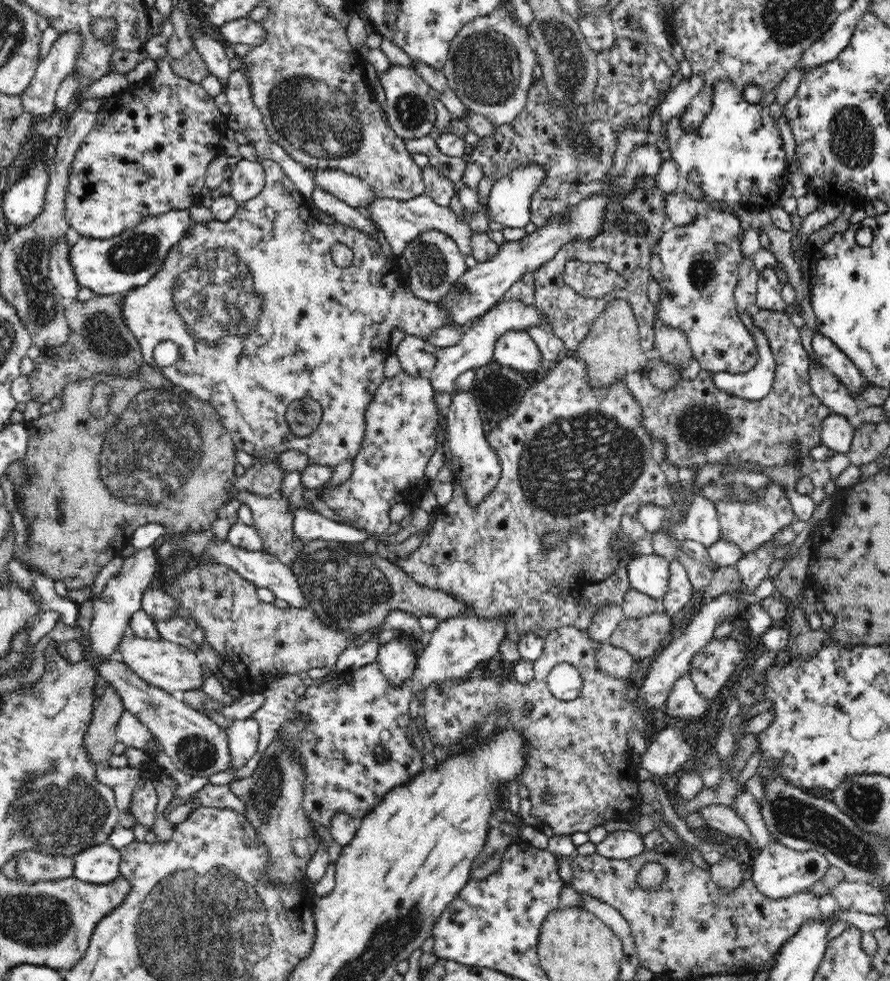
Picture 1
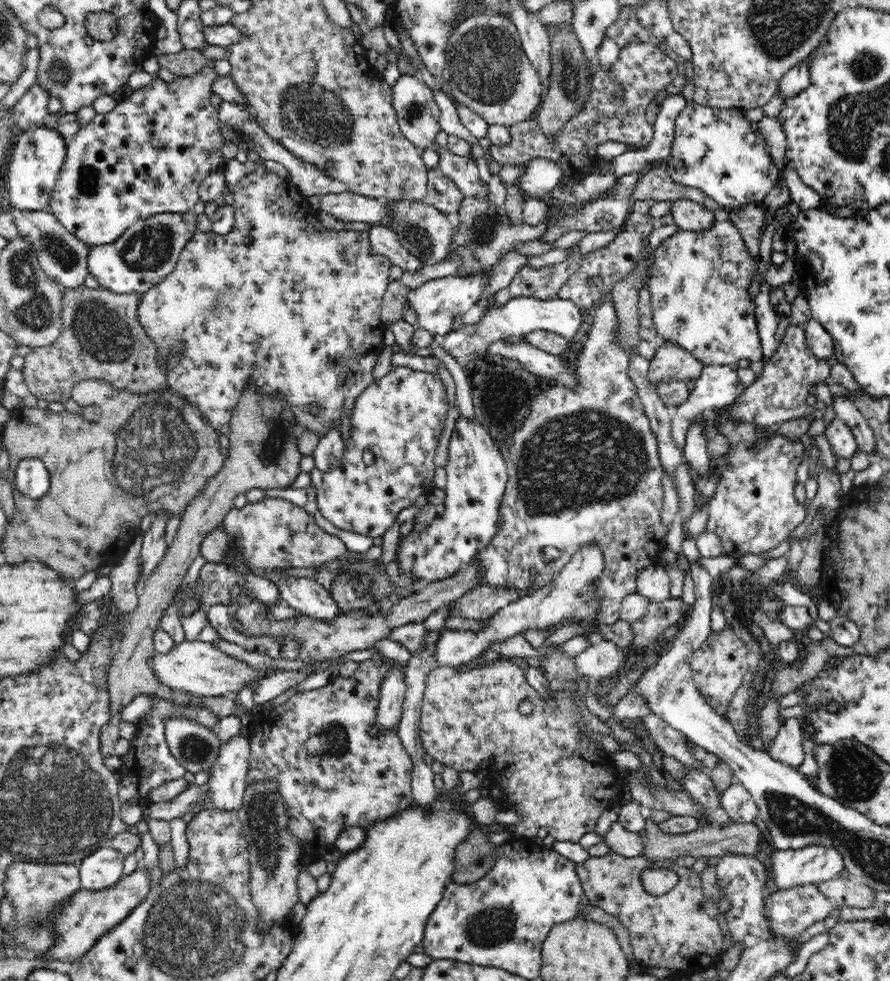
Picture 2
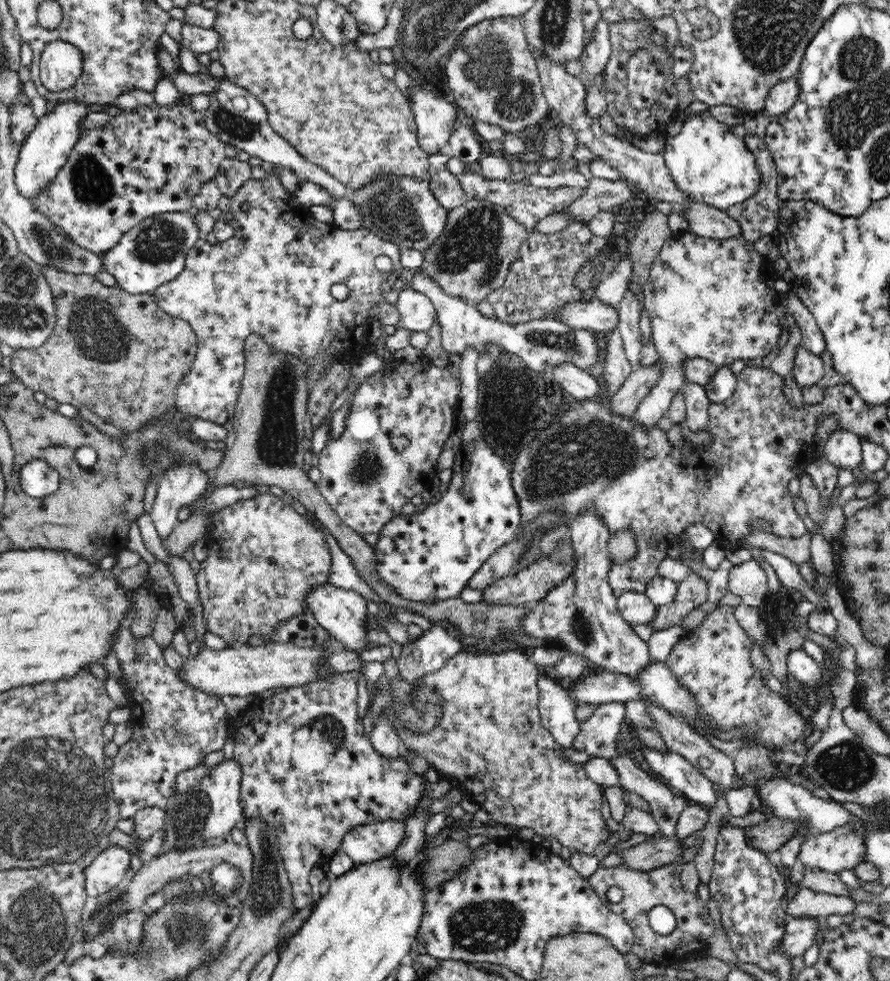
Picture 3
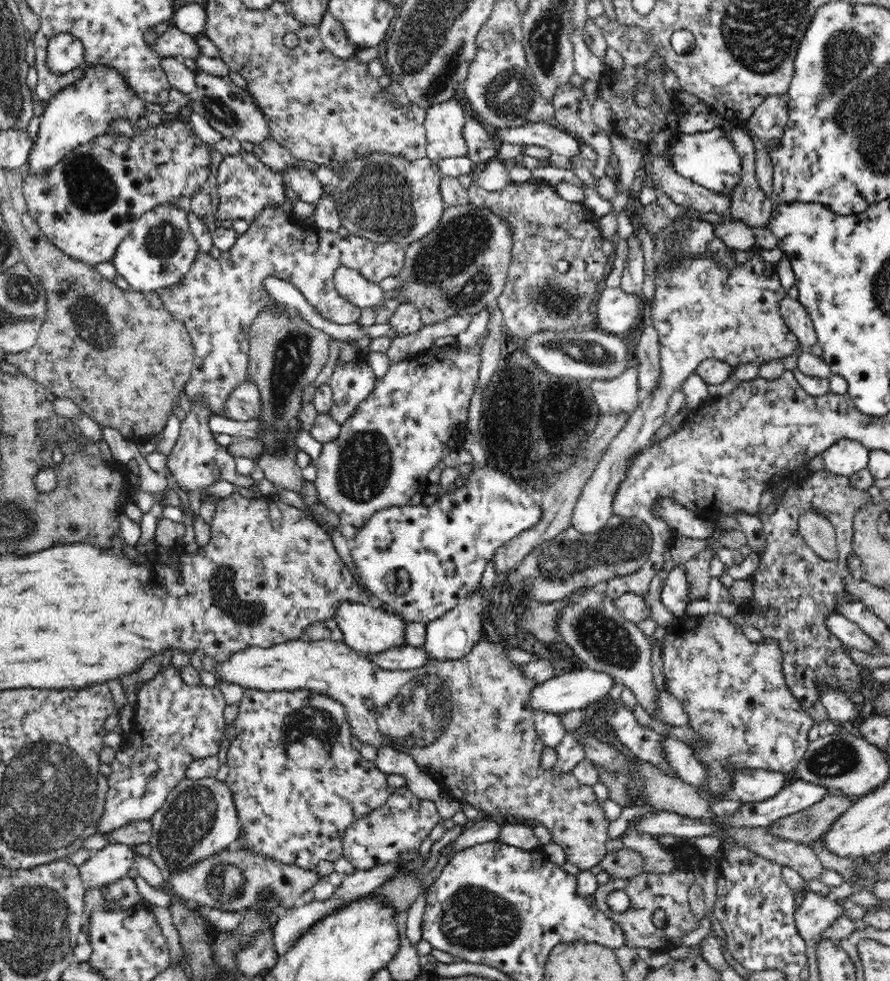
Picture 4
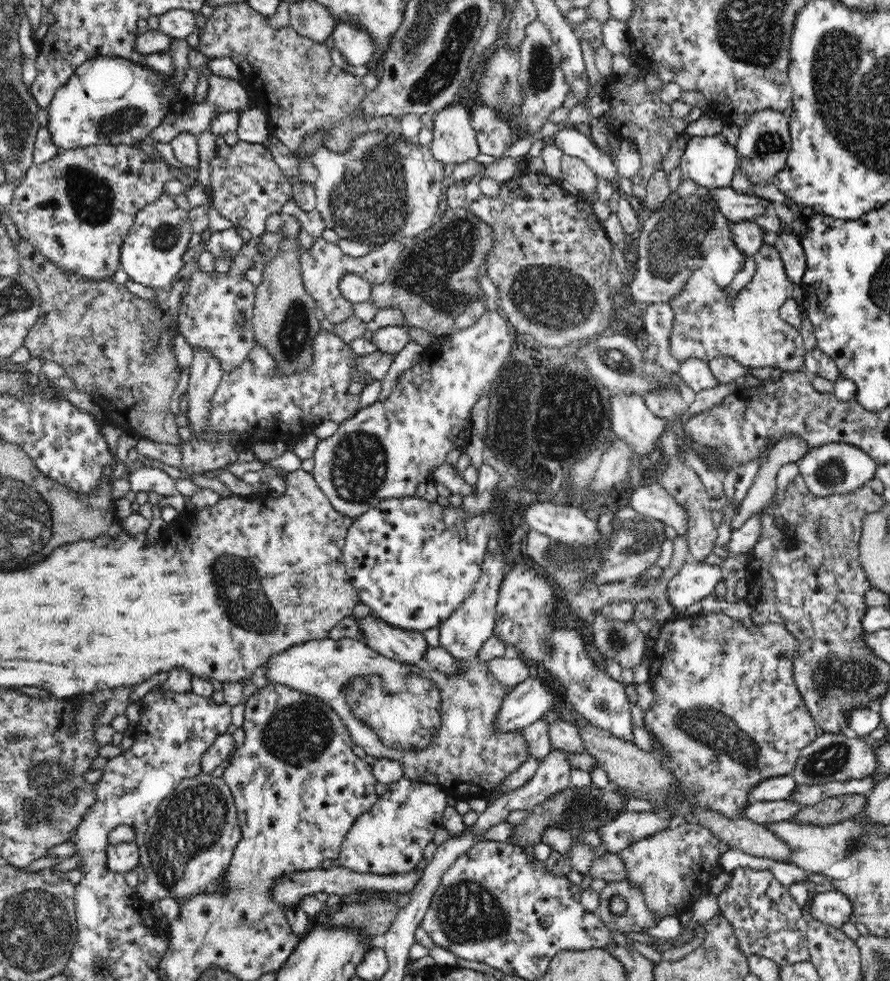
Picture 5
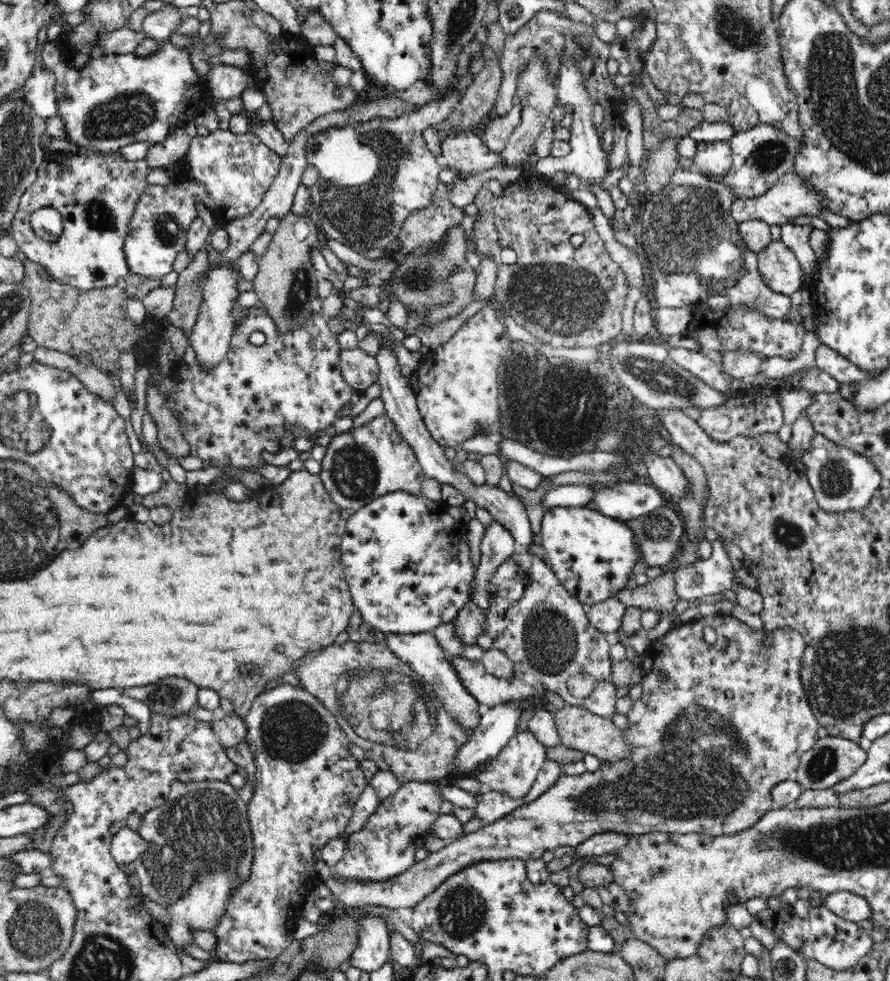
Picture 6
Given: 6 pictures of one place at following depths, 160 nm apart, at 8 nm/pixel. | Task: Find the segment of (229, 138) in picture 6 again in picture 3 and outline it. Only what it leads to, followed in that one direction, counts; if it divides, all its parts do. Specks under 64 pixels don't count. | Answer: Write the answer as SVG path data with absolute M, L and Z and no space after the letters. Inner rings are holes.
M224 158L218 166L218 172L213 180L218 184L222 195L234 196L242 184L252 179L252 167L248 161L240 161L238 158ZM187 211L146 218L103 254L104 271L114 276L117 287L130 294L152 294L184 271L186 255L200 238L200 229Z

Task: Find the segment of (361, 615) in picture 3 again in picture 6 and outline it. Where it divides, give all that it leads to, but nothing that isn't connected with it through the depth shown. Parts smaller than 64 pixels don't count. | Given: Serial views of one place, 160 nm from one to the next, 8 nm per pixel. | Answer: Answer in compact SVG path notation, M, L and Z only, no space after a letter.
M422 632L418 634L385 633L385 643L388 648L402 661L405 662L414 674L434 690L435 697L442 702L443 708L455 719L457 726L470 733L476 732L482 716L479 714L478 701L468 694L452 666L450 657L445 655L434 633Z

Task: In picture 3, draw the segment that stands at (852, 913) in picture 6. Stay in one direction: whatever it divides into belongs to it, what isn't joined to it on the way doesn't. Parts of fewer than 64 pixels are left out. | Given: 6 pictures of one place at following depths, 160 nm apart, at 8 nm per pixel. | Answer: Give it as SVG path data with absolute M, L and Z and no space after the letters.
M791 918L785 926L785 933L782 937L779 948L789 958L803 955L813 944L817 926L820 924L818 918Z

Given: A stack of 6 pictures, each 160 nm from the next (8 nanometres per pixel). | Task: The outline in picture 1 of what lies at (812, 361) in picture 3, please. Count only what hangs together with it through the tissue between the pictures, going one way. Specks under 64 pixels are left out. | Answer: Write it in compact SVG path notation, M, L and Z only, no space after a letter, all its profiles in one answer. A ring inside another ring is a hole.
M750 256L751 259L744 257L744 263L739 266L738 284L735 288L735 305L739 314L748 314L752 318L753 324L759 326L764 334L765 342L770 344L772 355L776 361L775 378L772 382L770 392L760 398L760 400L746 400L738 397L730 396L722 390L716 389L714 381L712 381L712 373L702 369L694 380L678 381L674 389L668 391L658 389L650 377L644 372L638 371L625 376L624 381L629 391L635 396L640 403L643 414L643 427L651 436L654 443L663 444L665 446L665 462L669 466L676 468L688 468L688 466L702 467L704 464L714 464L719 462L723 466L727 466L725 471L736 472L740 470L746 472L746 467L740 464L742 462L753 462L759 468L766 468L766 474L773 477L782 476L785 467L788 464L800 463L804 456L808 455L810 448L821 444L820 432L821 422L816 417L816 410L820 406L820 399L812 392L809 385L810 375L809 366L811 360L808 352L804 350L800 338L801 325L793 318L789 311L773 311L760 309L756 305L757 281L759 278L760 267L756 256ZM800 443L800 448L794 451L792 444ZM772 466L780 466L782 472L780 474L773 473L767 469Z

